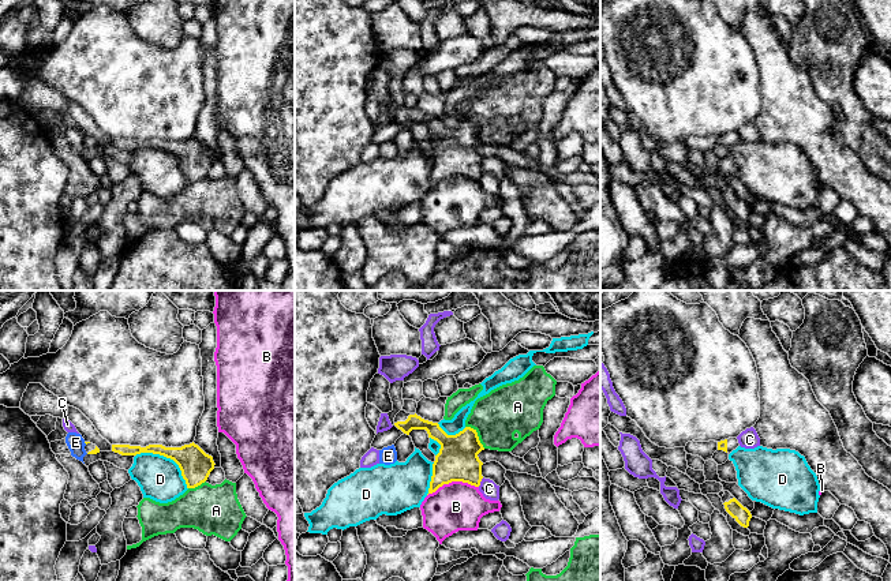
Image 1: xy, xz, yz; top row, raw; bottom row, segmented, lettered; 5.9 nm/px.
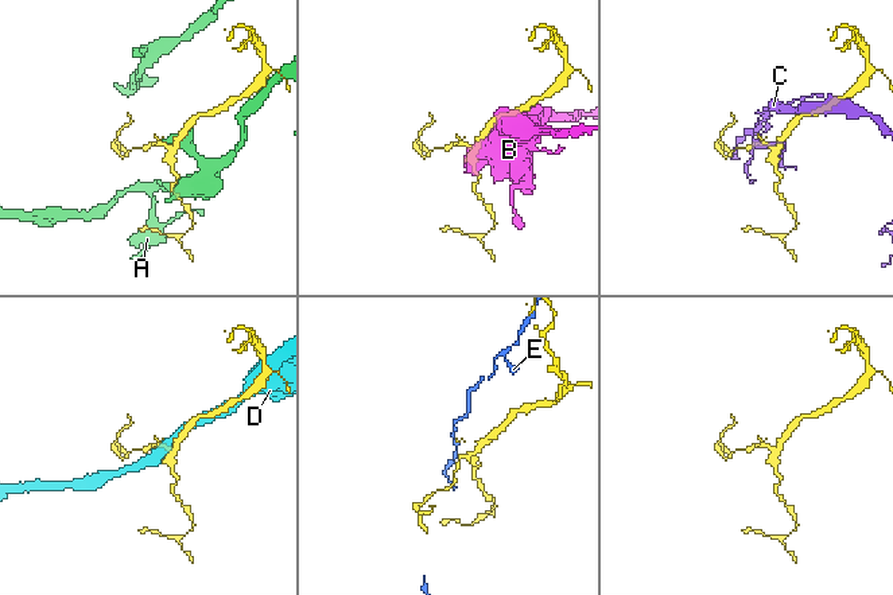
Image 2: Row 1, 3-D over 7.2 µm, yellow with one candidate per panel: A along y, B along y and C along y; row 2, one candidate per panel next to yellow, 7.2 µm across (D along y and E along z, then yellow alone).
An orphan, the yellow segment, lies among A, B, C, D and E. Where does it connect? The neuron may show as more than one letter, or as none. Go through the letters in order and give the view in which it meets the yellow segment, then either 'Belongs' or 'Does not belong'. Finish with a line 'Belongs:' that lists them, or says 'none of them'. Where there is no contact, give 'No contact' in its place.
A: Touches yellow in xz. Does not belong
B: Touches yellow in xz. Does not belong
C: Touches yellow in xz. Does not belong
D: Touches yellow in xy. Does not belong
E: No contact. Does not belong
Belongs: none of them

